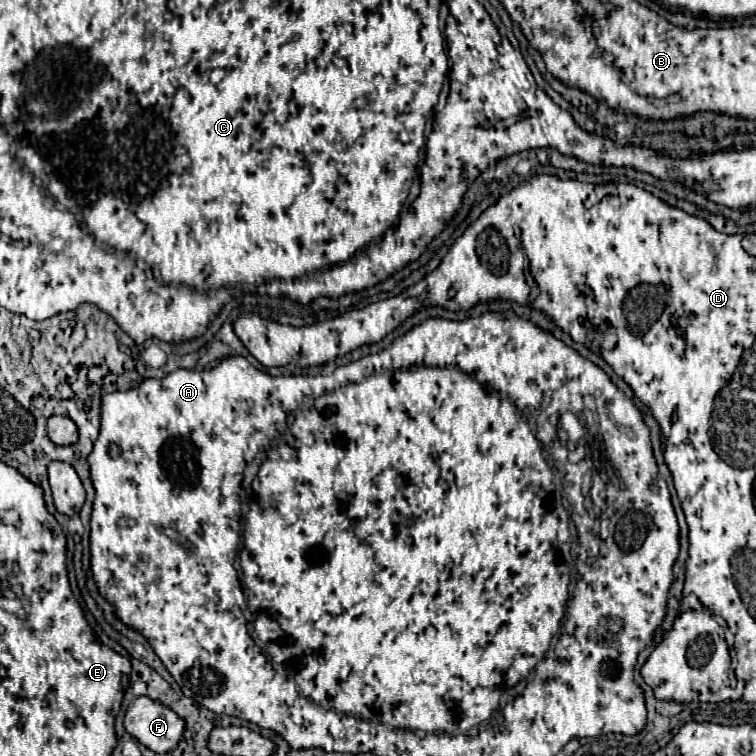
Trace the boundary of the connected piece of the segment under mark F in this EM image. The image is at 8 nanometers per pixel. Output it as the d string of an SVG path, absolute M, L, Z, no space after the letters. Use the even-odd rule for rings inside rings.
M136 697L126 711L124 727L154 753L168 753L180 743L186 721L160 701Z

